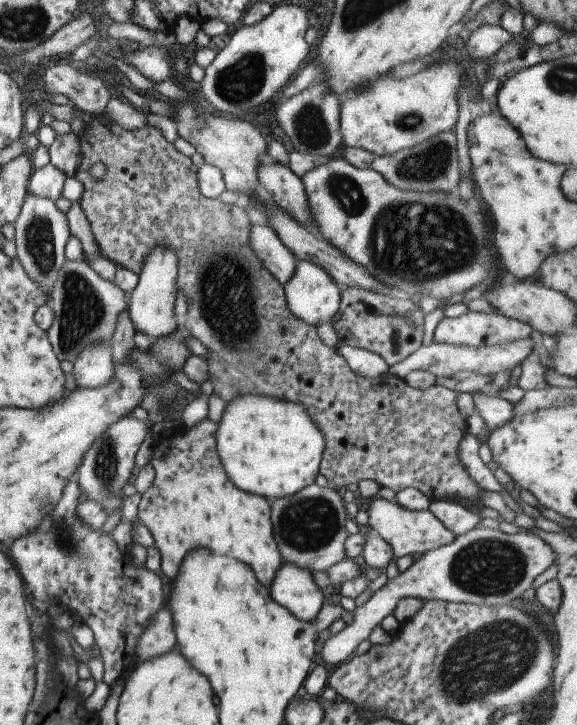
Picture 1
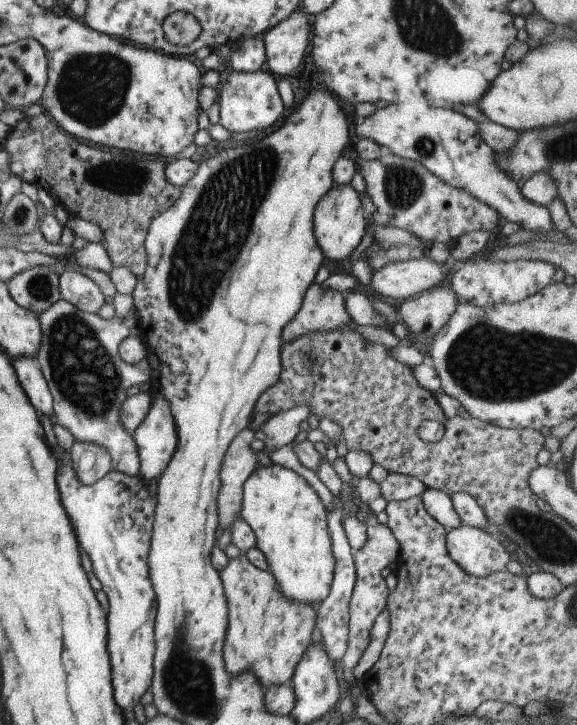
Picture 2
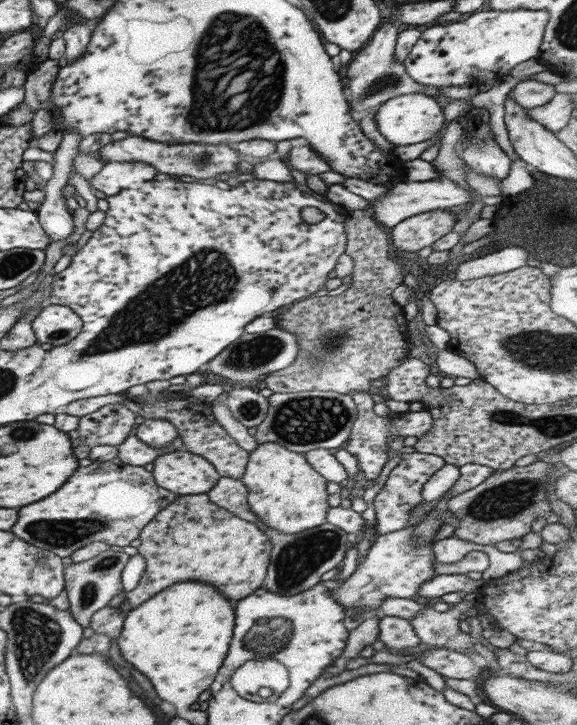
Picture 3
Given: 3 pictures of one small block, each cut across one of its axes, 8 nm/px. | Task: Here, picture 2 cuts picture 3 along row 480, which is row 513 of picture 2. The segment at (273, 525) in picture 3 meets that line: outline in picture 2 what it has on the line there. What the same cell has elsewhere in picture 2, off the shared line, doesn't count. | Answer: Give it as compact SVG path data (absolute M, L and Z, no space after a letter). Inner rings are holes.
M270 461L263 464L244 484L241 516L252 528L256 547L262 550L280 592L288 600L316 607L330 593L334 575L326 511L316 490L300 474Z

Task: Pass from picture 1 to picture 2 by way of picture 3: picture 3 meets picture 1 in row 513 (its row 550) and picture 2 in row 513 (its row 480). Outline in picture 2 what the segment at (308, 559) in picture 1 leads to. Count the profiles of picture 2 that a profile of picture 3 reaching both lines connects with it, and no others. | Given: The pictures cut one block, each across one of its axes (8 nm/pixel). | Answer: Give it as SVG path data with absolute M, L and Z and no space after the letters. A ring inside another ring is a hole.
M243 429L228 446L224 460L222 460L222 468L220 468L220 492L218 492L218 517L219 517L219 535L217 538L218 548L224 551L231 543L230 524L234 522L236 516L241 516L242 511L242 496L244 484L248 478L258 468L261 460L259 454L254 452L251 443L255 438L255 432L249 429Z

